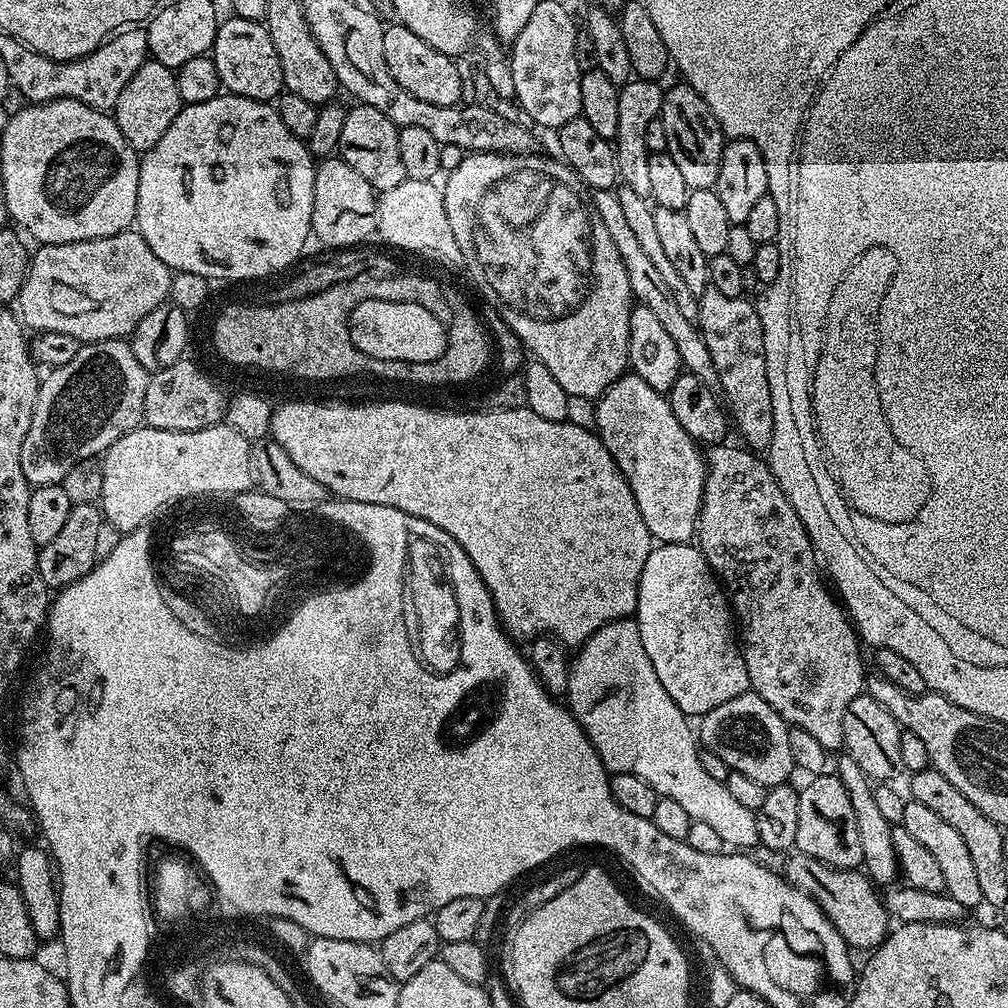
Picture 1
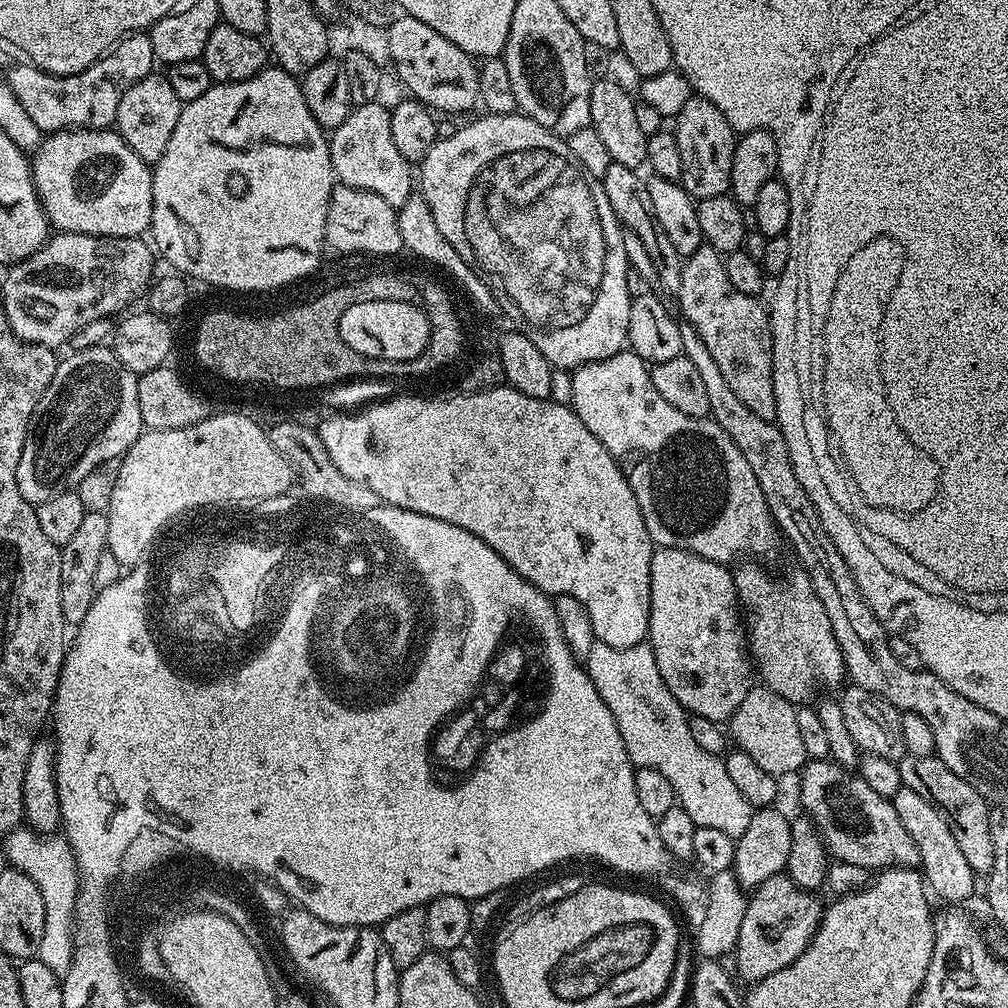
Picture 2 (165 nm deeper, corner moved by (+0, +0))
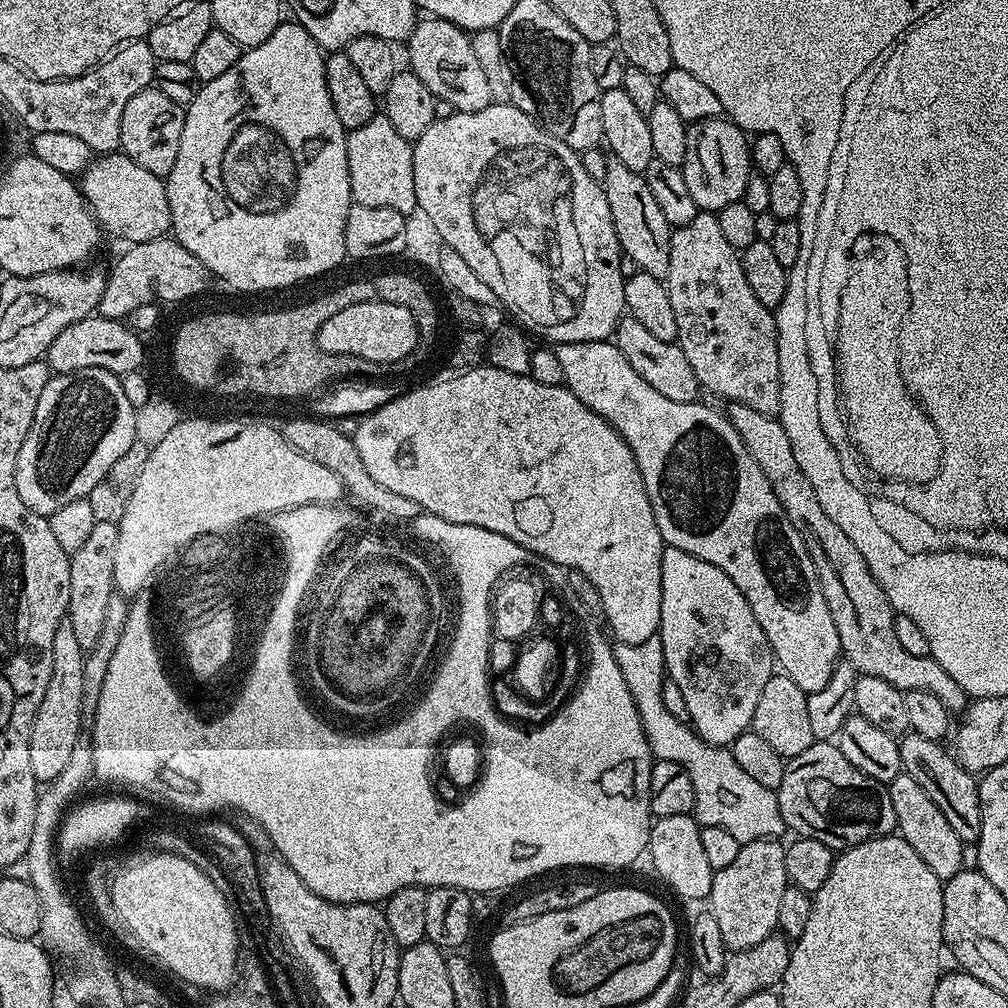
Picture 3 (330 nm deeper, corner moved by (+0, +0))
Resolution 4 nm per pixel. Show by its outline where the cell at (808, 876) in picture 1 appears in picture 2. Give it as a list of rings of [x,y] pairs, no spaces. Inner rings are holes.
[[[787,874],[770,878],[747,897],[745,917],[742,918],[741,930],[734,949],[734,957],[736,956],[734,972],[740,980],[742,978],[748,980],[747,982],[755,982],[770,974],[778,974],[778,970],[790,966],[790,962],[794,962],[806,951],[820,928],[822,904],[819,904],[815,898],[811,891],[799,888]]]

